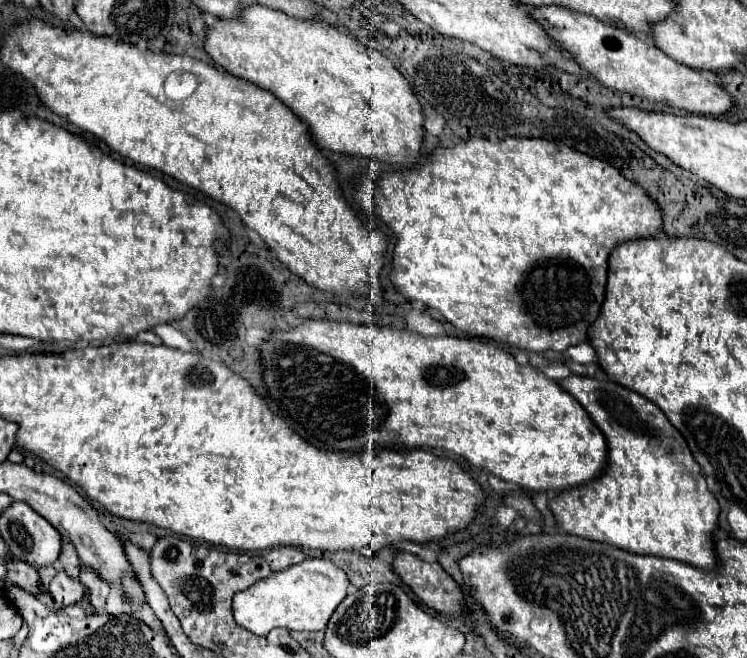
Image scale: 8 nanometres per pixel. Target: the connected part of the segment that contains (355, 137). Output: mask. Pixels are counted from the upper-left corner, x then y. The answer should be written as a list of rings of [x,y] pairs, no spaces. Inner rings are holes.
[[[248,5],[238,17],[218,17],[214,25],[206,27],[204,51],[216,65],[228,69],[232,75],[242,77],[278,97],[296,117],[308,125],[310,137],[322,147],[338,153],[376,157],[378,161],[398,167],[410,167],[418,161],[424,115],[408,81],[382,53],[372,47],[364,47],[358,39],[338,31],[336,25],[318,19],[310,21],[288,17],[286,13],[266,5]]]

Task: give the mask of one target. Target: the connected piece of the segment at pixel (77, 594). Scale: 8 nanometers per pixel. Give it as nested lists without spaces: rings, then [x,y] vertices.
[[[64,569],[56,571],[56,575],[52,577],[48,589],[50,589],[50,595],[54,597],[54,603],[62,605],[62,607],[74,605],[74,603],[82,601],[82,597],[86,595],[86,587],[78,579],[70,579],[64,573]]]

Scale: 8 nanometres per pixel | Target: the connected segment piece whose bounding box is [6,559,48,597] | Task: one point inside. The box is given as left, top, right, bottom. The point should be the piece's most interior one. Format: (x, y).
(21, 574)

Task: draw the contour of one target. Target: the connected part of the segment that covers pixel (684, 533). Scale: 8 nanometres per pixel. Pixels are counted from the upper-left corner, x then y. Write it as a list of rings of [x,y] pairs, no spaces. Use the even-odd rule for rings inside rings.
[[[596,373],[596,377],[568,375],[566,379],[560,379],[558,385],[586,409],[608,445],[608,465],[596,479],[560,491],[554,499],[548,501],[548,507],[564,533],[610,543],[614,547],[640,555],[678,559],[700,569],[714,569],[716,555],[712,531],[718,525],[720,507],[716,497],[708,491],[702,469],[692,457],[680,431],[652,401],[614,383],[604,373]]]

